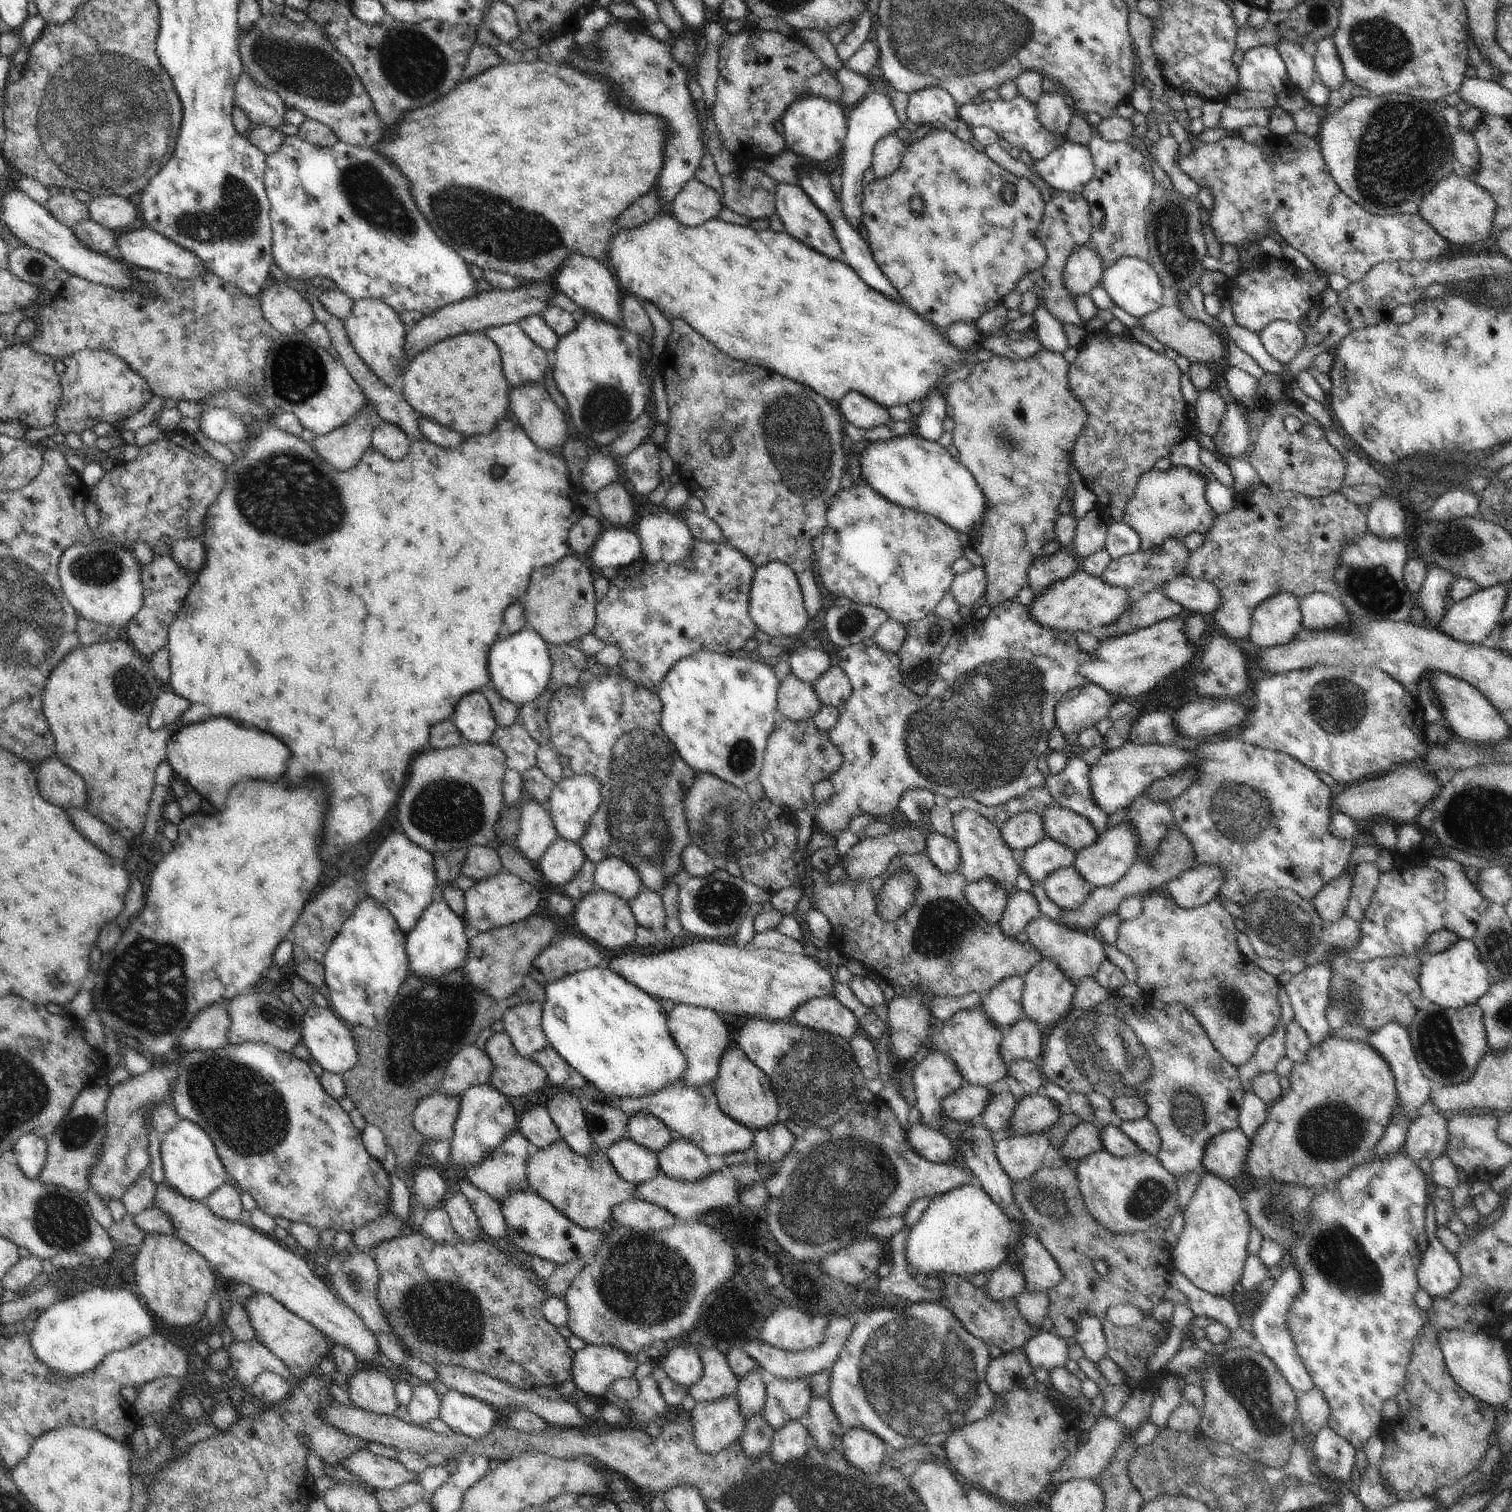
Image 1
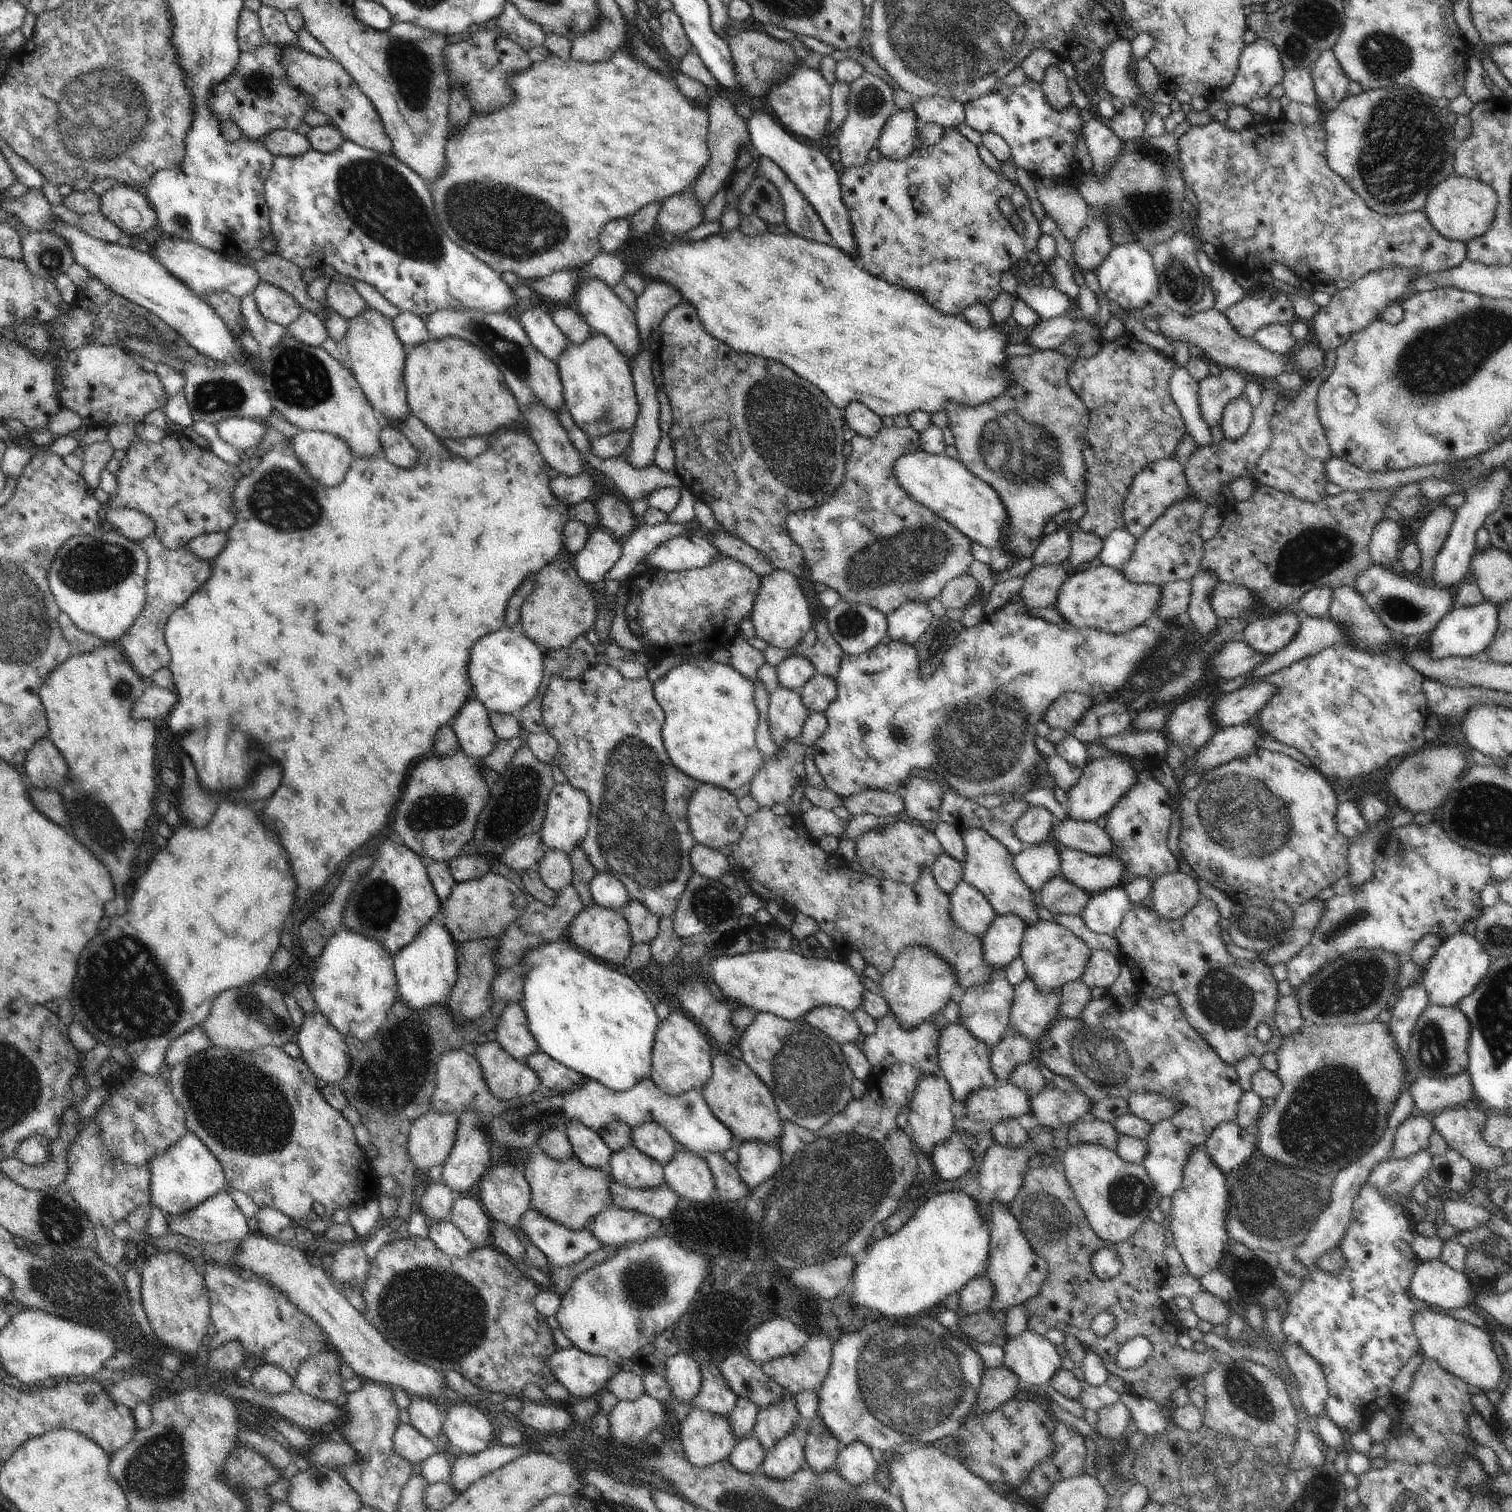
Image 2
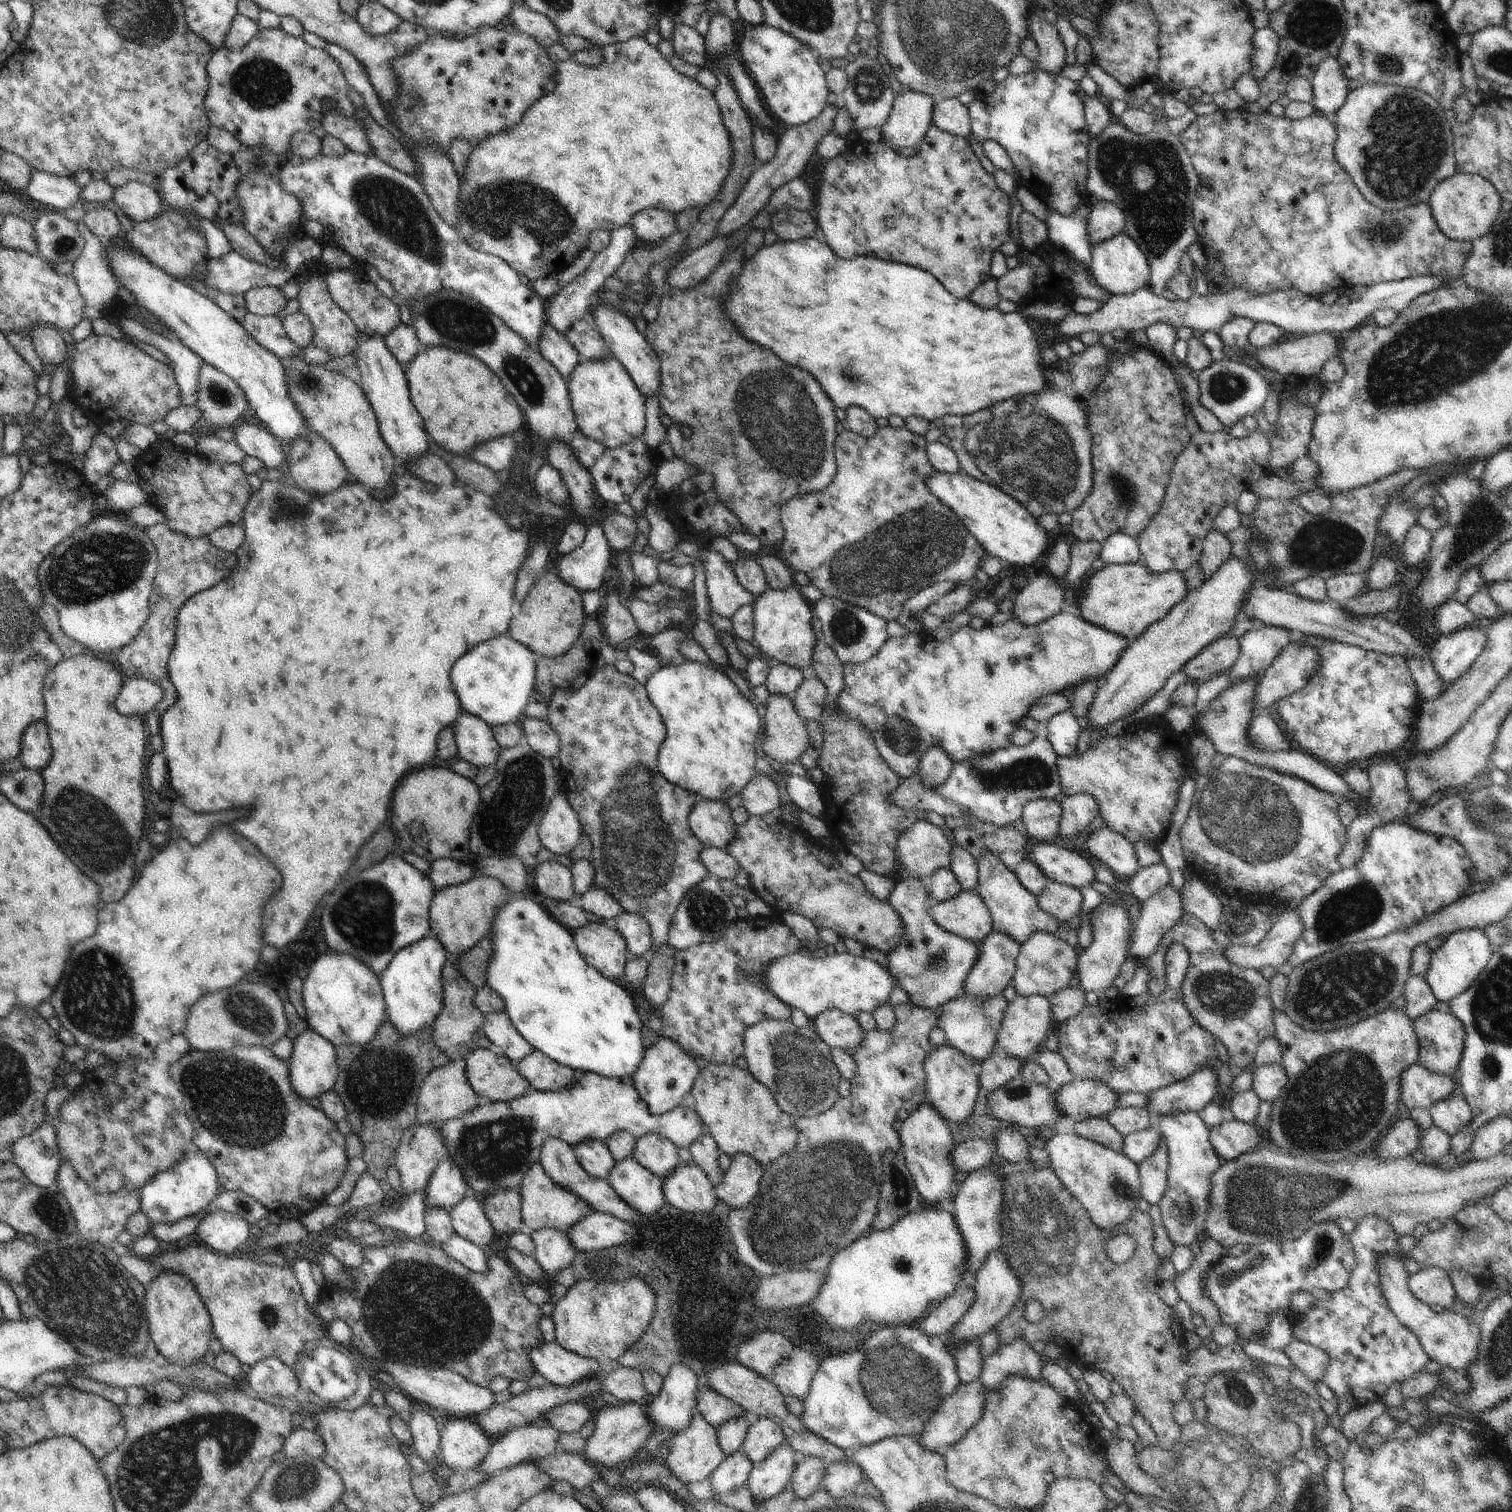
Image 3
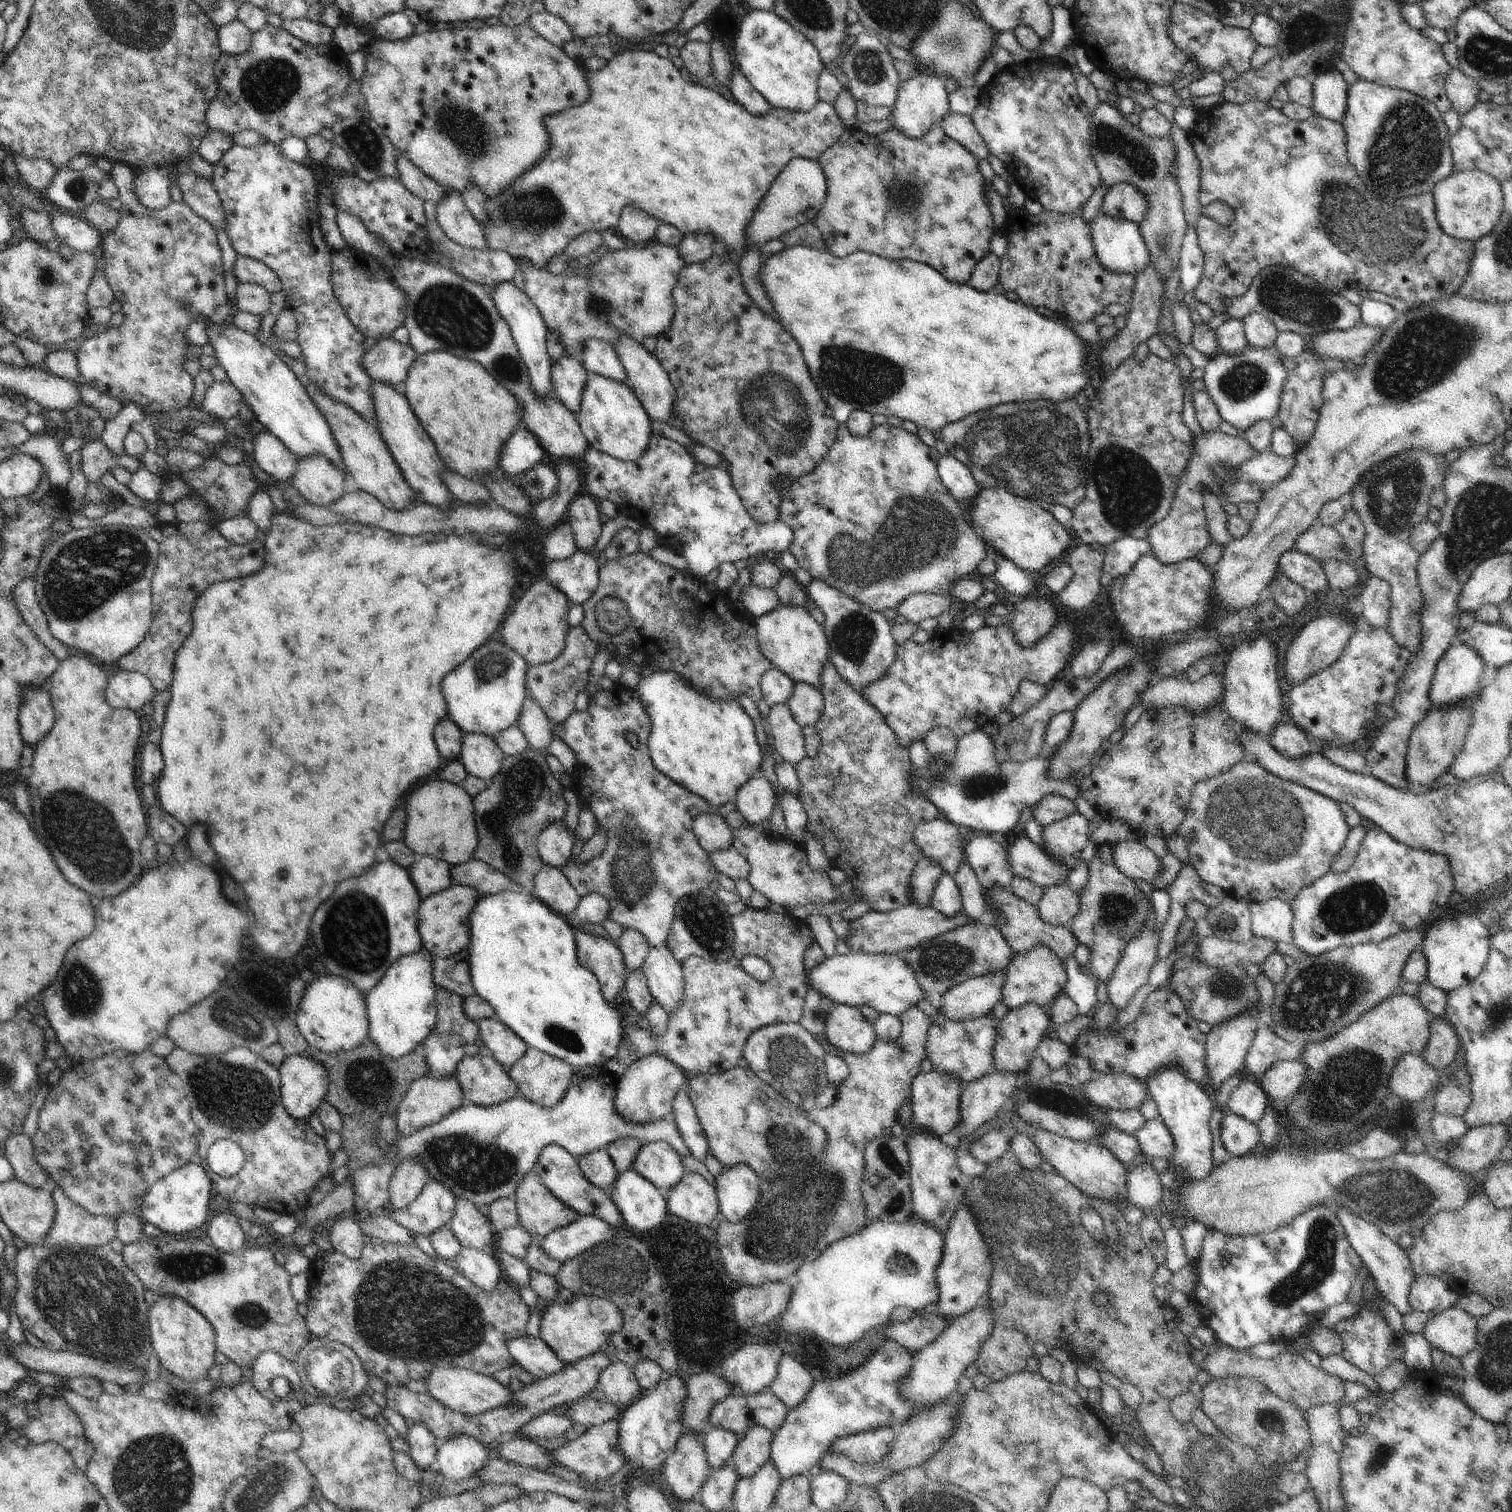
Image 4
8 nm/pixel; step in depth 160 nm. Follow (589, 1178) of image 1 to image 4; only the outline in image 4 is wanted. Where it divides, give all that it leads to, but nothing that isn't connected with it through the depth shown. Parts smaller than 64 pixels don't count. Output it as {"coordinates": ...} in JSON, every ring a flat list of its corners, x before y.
{"coordinates":[[530,1172,513,1195,519,1225,535,1239,544,1239,550,1232,579,1220,578,1212,557,1200,540,1176]]}

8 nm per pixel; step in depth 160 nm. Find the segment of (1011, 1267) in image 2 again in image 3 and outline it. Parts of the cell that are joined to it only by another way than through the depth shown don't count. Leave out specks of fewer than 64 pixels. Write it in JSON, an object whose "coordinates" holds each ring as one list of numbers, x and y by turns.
{"coordinates":[[1002,1244,1000,1247,990,1251,989,1257,981,1264,979,1271,974,1276,974,1287,976,1300,968,1309,968,1312,960,1319,958,1324,952,1328,953,1345,958,1341,969,1341,976,1337,981,1337,985,1332,988,1332,994,1325,1008,1316,1018,1299,1020,1298,1023,1282,1016,1274,1014,1269,1011,1269,1011,1262,1004,1254]]}

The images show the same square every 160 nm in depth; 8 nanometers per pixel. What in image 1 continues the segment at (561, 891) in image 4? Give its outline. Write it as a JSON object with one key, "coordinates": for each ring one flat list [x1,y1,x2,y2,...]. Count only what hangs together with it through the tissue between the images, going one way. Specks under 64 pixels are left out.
{"coordinates":[[558,837,544,853,538,867,554,886,568,884,585,863,586,856,579,842]]}

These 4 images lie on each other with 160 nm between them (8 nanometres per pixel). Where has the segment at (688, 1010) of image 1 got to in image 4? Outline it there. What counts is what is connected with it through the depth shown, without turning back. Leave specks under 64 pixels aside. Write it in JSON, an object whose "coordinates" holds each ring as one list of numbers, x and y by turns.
{"coordinates":[[656,1053,644,1056,641,1060,630,1064,629,1068,618,1077,614,1092,614,1110,624,1120,634,1124,656,1122,672,1111,672,1102,679,1091,685,1089,686,1073,666,1056]]}

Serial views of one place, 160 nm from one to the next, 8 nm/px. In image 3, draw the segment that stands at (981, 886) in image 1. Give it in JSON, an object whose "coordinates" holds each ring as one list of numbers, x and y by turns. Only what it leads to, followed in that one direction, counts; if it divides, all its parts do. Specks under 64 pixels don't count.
{"coordinates":[[962,889,950,900,932,902,929,909,937,925,964,940,980,943,993,930,989,907,977,889]]}

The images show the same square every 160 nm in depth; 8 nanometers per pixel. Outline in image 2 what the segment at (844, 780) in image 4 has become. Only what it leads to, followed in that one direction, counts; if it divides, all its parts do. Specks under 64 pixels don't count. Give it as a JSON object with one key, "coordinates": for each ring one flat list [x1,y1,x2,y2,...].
{"coordinates":[[824,616,816,618,815,630,817,632,817,639,814,646,805,655,816,667,818,674,831,676,836,679,844,653,842,647,830,634]]}

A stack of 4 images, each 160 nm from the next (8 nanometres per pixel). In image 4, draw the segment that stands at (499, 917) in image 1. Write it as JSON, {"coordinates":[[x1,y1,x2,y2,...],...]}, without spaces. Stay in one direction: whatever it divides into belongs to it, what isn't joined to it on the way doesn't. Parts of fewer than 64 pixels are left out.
{"coordinates":[[450,885,444,890,421,900,417,915,418,932,422,940,422,946,433,957,446,959,468,949,470,945,470,910,474,910,478,902,479,892,477,888,468,885]]}

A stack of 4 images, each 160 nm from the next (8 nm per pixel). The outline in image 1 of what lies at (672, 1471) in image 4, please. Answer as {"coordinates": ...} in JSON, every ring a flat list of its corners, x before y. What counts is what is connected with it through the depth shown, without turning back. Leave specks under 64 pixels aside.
{"coordinates":[[737,1393,728,1398,696,1403,690,1414,695,1430,695,1443,703,1453,714,1454,728,1448,734,1441,740,1440,745,1429,746,1422,739,1409]]}

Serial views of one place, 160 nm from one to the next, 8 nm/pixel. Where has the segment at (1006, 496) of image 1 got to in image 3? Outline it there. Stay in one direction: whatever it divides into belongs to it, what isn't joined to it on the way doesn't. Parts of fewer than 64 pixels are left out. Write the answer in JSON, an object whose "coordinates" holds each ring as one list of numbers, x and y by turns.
{"coordinates":[[1099,342,1091,347,1086,348,1084,354,1072,355,1070,360,1060,360,1053,365,1048,362,1048,366,1045,368,1045,380,1047,385,1041,390,1041,393,1027,394,1022,398,1012,398,1012,400,1005,400,1000,402,1000,404,994,404,994,406,989,406,980,410,980,412,974,412,974,414,969,415,944,415,942,417,944,424,944,434,950,438,952,450,956,453,959,460,959,465,961,470,967,475,977,478,983,483,993,484,996,488,1002,490,1008,496,1011,496,1022,504,1024,508,1036,519,1040,518,1042,514,1062,514,1062,513,1073,513,1090,494,1093,487,1093,462,1091,454,1091,434,1089,428,1087,427,1087,412,1089,409,1089,402,1095,389,1095,386,1103,379,1103,374,1109,365,1109,356,1116,350,1109,351]]}

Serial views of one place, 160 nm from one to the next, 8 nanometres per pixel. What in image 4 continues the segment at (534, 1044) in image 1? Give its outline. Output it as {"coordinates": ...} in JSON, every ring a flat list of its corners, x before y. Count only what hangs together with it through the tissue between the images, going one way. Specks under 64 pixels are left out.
{"coordinates":[[497,1018,479,1022,479,1038,493,1053,493,1058,509,1073,528,1051,528,1046]]}

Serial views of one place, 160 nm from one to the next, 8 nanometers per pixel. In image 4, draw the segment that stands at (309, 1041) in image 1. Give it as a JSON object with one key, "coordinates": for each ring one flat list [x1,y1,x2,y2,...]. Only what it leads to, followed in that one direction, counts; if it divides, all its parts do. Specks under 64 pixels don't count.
{"coordinates":[[306,1053,288,1056,279,1069,281,1104,294,1120,309,1122,328,1095,328,1074]]}

